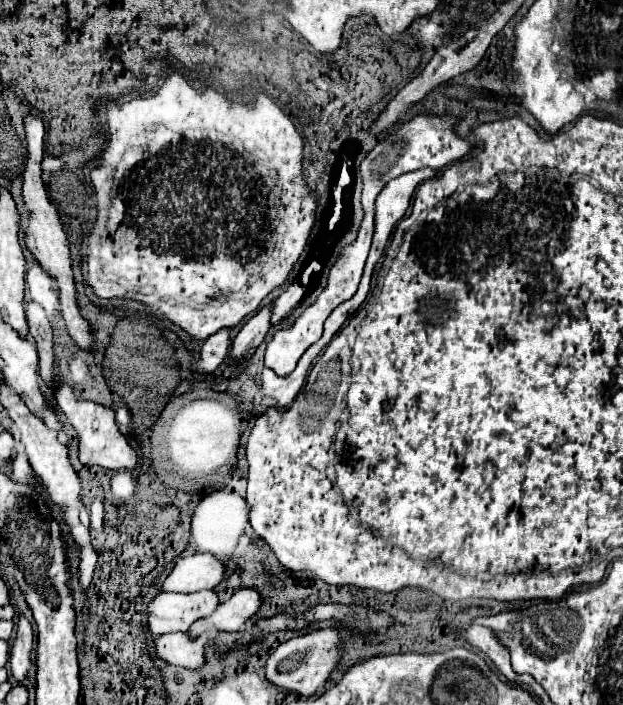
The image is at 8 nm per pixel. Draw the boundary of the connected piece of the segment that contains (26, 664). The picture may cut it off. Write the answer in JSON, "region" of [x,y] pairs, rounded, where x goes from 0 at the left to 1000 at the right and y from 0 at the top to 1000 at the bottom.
{"region":[[[30,874],[27,899],[14,930],[14,950],[30,967],[43,965],[43,956],[50,948],[50,928],[53,928],[53,894],[47,879],[40,874]]]}

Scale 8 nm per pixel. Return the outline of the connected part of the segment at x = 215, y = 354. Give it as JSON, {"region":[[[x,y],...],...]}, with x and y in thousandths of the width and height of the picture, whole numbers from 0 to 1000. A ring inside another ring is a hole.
{"region":[[[374,465],[355,468],[355,471],[345,471],[339,479],[329,482],[329,488],[323,494],[323,508],[313,516],[316,528],[339,530],[361,511],[361,505],[371,496],[371,471],[374,471]]]}

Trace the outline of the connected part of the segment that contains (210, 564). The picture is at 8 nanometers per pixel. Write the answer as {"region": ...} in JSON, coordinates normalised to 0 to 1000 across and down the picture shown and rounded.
{"region":[[[313,786],[287,791],[278,811],[262,826],[268,840],[319,840],[352,831],[368,817],[368,803],[339,786]]]}

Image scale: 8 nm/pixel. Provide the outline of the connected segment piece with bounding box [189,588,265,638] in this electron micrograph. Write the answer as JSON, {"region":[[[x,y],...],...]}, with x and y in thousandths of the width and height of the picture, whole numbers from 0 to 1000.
{"region":[[[387,834],[374,843],[371,851],[352,857],[352,862],[335,874],[316,879],[303,891],[303,902],[313,905],[323,896],[332,894],[352,894],[352,896],[384,896],[384,891],[393,882],[403,882],[413,877],[413,868],[422,862],[425,848],[409,834]]]}

